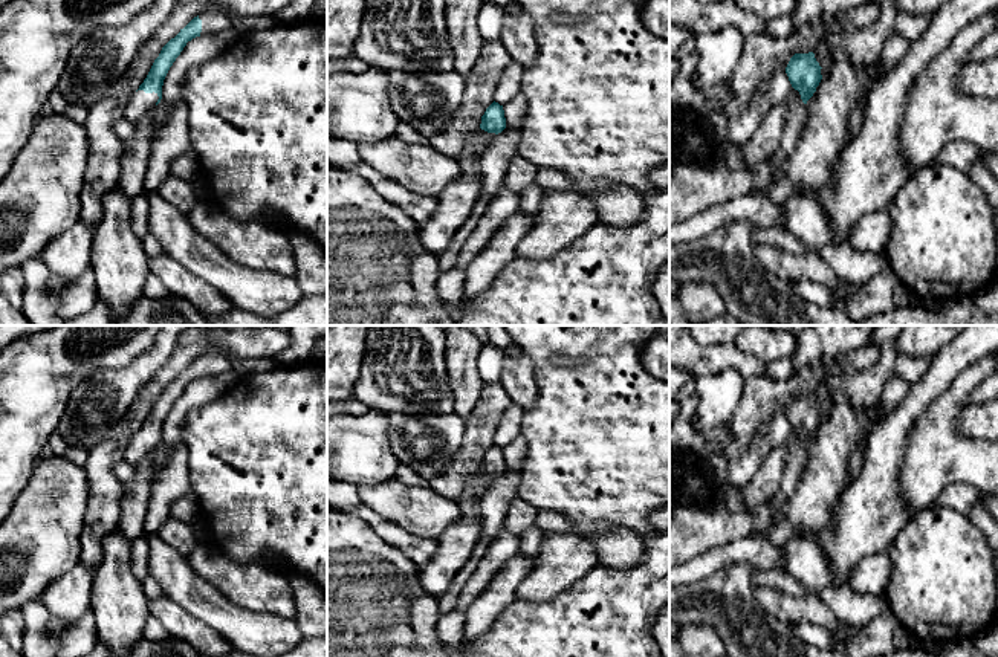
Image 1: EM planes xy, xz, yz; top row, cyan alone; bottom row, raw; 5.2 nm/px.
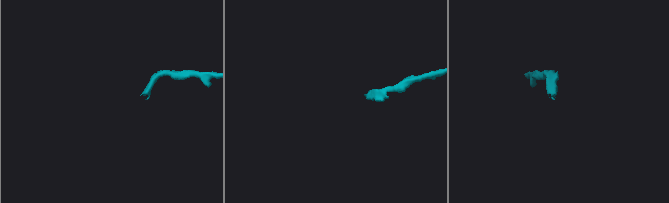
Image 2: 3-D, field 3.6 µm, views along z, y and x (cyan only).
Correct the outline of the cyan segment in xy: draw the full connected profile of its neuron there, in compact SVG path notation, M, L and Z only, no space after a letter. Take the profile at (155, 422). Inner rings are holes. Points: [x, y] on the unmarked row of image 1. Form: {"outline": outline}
{"outline": "M205 351L171 380L154 402L147 420L124 449L124 461L139 463L147 454L156 451L162 442L164 422L188 384L196 379L223 374L234 370L234 361L222 353Z"}

